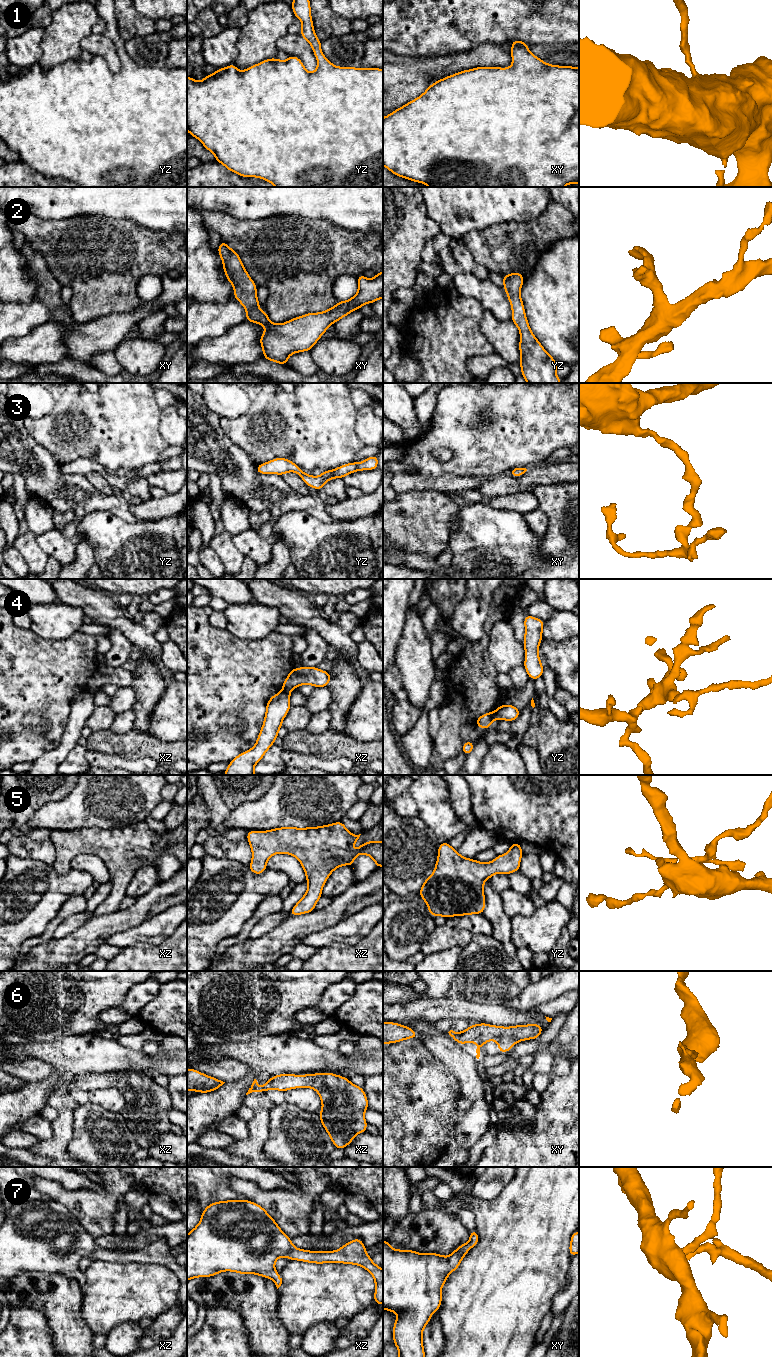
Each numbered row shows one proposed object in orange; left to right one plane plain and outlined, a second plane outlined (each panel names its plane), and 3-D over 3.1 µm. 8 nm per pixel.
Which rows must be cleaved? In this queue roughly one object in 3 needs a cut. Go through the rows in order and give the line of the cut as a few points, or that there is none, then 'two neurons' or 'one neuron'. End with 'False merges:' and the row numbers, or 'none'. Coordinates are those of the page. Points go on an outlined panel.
1: cut none; one neuron
2: cut none; one neuron
3: cut none; one neuron
4: cut xz (283, 690), (288, 693); two neurons
5: cut none; one neuron
6: cut none; one neuron
7: cut none; one neuron
False merges: 4

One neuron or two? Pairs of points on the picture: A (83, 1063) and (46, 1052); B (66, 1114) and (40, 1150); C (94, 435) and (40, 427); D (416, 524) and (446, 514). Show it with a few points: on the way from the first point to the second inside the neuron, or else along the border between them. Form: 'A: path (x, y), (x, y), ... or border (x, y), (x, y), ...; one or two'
A: path (74, 1054), (55, 1053); one
B: path (63, 1124), (62, 1133), (50, 1145); one
C: path (80, 443), (62, 448), (54, 439); one
D: path (423, 521), (439, 514); one

